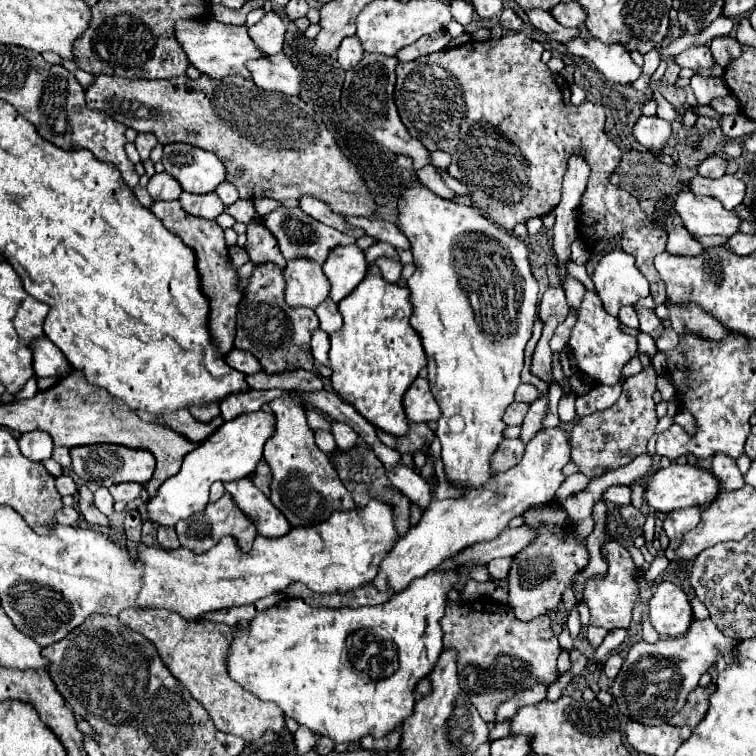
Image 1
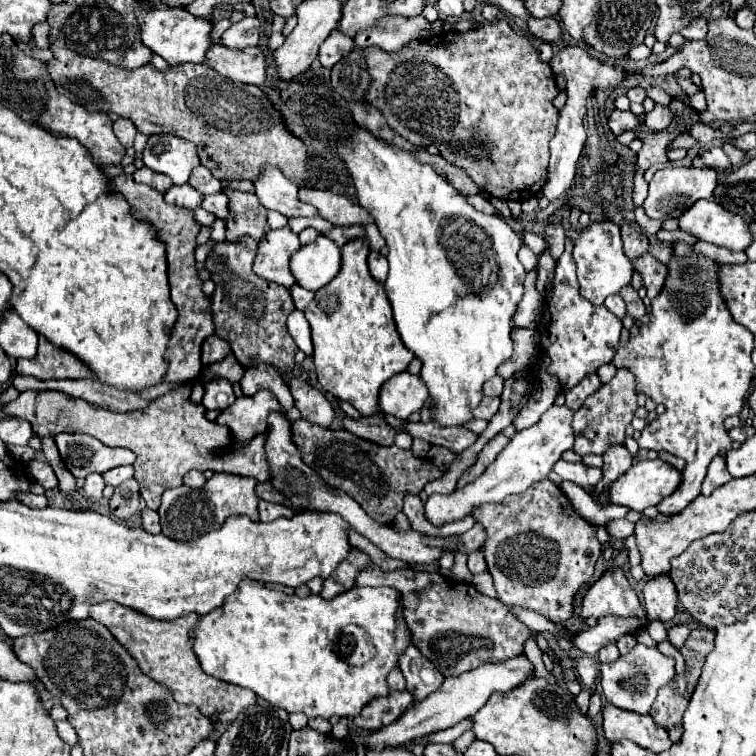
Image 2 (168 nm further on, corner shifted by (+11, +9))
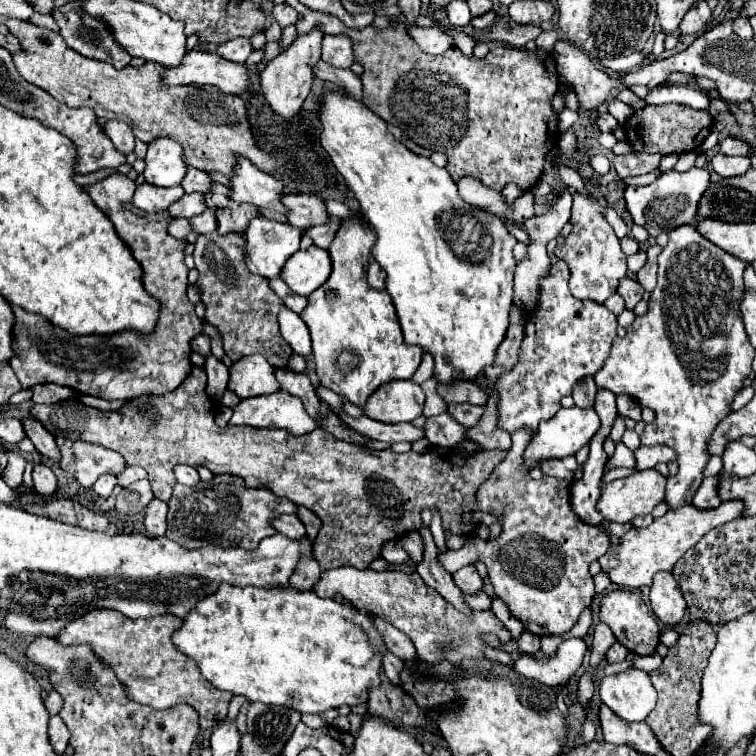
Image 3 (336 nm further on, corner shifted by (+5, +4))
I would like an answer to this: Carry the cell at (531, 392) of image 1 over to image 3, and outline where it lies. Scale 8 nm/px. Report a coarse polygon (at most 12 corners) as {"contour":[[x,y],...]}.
{"contour":[[478,382],[438,386],[448,402],[470,402],[484,406],[486,390]]}

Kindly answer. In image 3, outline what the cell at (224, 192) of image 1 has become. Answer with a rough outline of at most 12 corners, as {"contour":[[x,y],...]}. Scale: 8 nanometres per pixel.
{"contour":[[190,168],[182,180],[186,192],[210,190],[212,176],[198,168]]}

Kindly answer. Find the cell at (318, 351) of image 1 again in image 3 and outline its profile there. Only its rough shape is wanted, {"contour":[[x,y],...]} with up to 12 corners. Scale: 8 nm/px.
{"contour":[[282,308],[280,332],[300,356],[312,354],[310,330],[300,314]]}

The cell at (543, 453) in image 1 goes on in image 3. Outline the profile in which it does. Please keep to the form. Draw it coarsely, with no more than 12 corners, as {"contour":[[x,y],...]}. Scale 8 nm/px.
{"contour":[[560,408],[524,450],[526,472],[574,456],[598,432],[594,408]]}

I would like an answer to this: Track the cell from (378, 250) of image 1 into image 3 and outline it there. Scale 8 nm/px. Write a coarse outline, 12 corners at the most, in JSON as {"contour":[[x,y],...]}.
{"contour":[[330,216],[328,224],[308,228],[304,234],[316,246],[332,244],[342,218]]}

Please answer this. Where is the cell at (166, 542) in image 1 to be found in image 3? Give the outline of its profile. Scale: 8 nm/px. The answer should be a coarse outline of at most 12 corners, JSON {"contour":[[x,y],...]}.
{"contour":[[152,500],[144,526],[150,536],[164,536],[168,504]]}

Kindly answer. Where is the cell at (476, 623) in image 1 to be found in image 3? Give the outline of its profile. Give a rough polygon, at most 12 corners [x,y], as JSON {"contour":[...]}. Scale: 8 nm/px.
{"contour":[[342,566],[320,598],[350,600],[412,640],[420,660],[486,658],[492,610],[456,612],[418,572]]}

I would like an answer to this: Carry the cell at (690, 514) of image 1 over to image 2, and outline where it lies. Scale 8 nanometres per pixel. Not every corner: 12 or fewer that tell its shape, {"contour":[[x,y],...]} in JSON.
{"contour":[[672,243],[662,291],[612,365],[666,411],[642,449],[686,461],[680,513],[732,447],[754,335],[718,263]]}

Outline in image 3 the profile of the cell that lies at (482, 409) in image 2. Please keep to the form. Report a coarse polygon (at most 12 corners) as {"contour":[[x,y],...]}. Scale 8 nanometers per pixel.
{"contour":[[448,404],[448,412],[466,428],[480,422],[484,406]]}

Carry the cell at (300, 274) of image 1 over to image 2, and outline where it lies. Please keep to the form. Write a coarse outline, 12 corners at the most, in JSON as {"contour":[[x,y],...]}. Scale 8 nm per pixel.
{"contour":[[290,227],[258,241],[254,273],[284,287],[296,281],[290,255],[300,247]]}

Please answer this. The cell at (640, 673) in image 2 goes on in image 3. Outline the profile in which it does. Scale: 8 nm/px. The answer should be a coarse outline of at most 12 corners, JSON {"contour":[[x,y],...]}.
{"contour":[[648,672],[604,676],[600,698],[622,720],[642,722],[656,706]]}

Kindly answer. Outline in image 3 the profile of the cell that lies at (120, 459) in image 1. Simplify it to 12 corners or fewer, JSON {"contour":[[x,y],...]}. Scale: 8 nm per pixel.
{"contour":[[56,438],[60,468],[84,488],[126,468],[122,454],[98,444]]}

